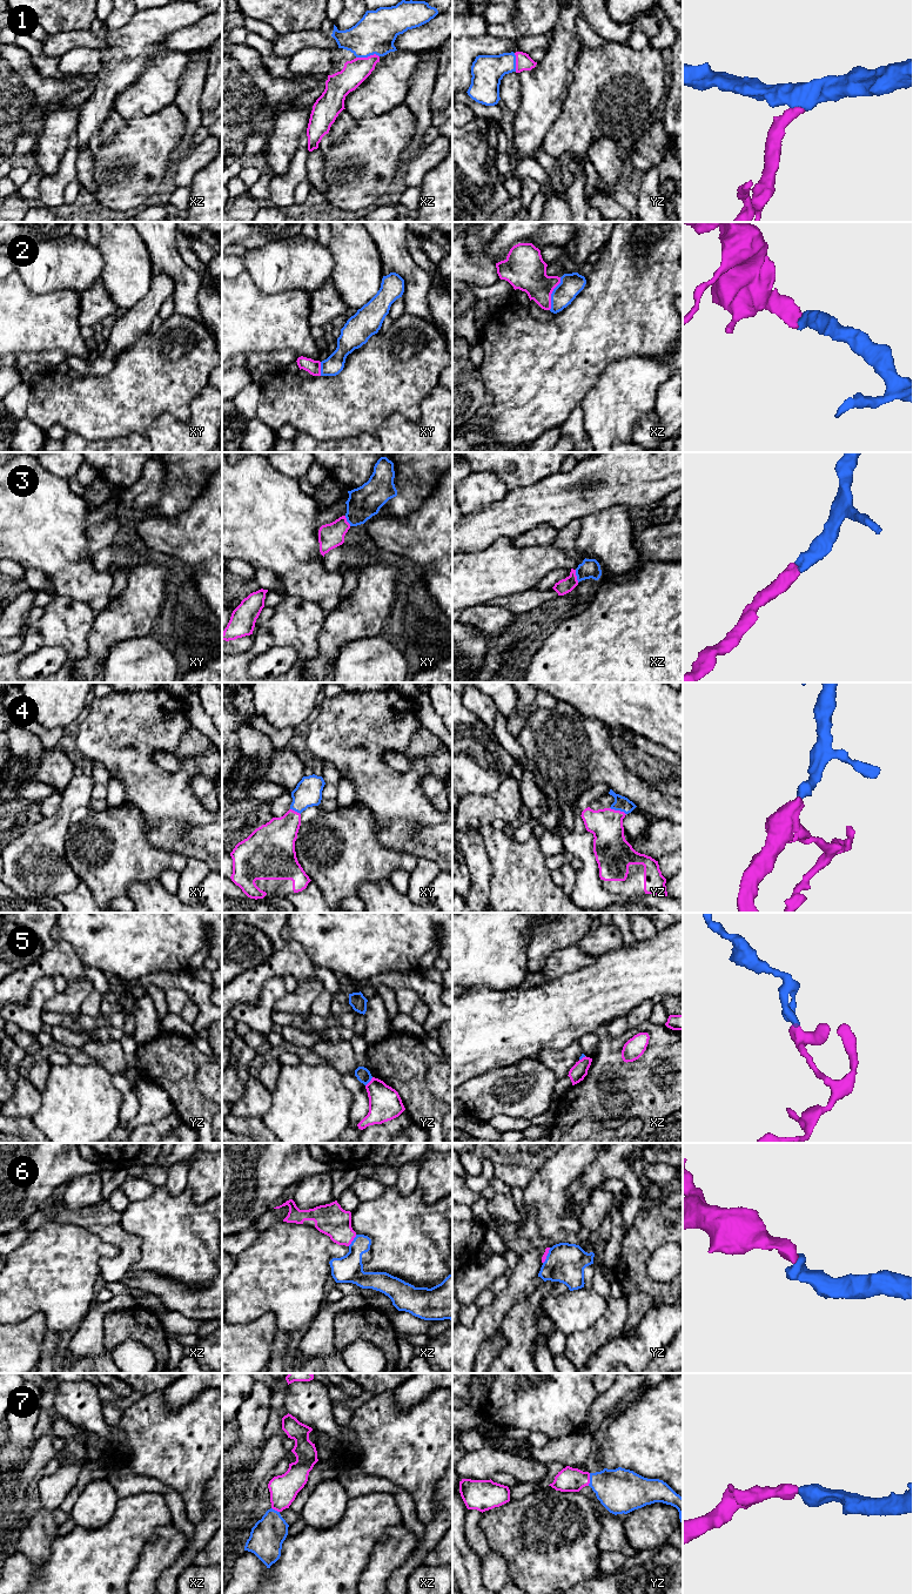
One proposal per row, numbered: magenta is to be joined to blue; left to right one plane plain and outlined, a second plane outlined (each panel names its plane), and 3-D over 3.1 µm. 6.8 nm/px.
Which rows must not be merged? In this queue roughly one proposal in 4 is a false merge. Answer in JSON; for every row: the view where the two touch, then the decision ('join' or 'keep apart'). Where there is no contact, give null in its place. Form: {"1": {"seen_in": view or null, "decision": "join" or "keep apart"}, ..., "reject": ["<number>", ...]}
{"1": {"seen_in": "xz", "decision": "join"}, "2": {"seen_in": "xz", "decision": "join"}, "3": {"seen_in": "xz", "decision": "join"}, "4": {"seen_in": "yz", "decision": "join"}, "5": {"seen_in": "yz", "decision": "keep apart"}, "6": {"seen_in": "xz", "decision": "join"}, "7": {"seen_in": "yz", "decision": "join"}, "reject": ["5"]}

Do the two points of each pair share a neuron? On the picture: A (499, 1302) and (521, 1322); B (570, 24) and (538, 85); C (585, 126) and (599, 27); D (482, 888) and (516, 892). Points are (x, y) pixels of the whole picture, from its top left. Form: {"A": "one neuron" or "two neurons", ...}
{"A": "two neurons", "B": "one neuron", "C": "two neurons", "D": "two neurons"}

